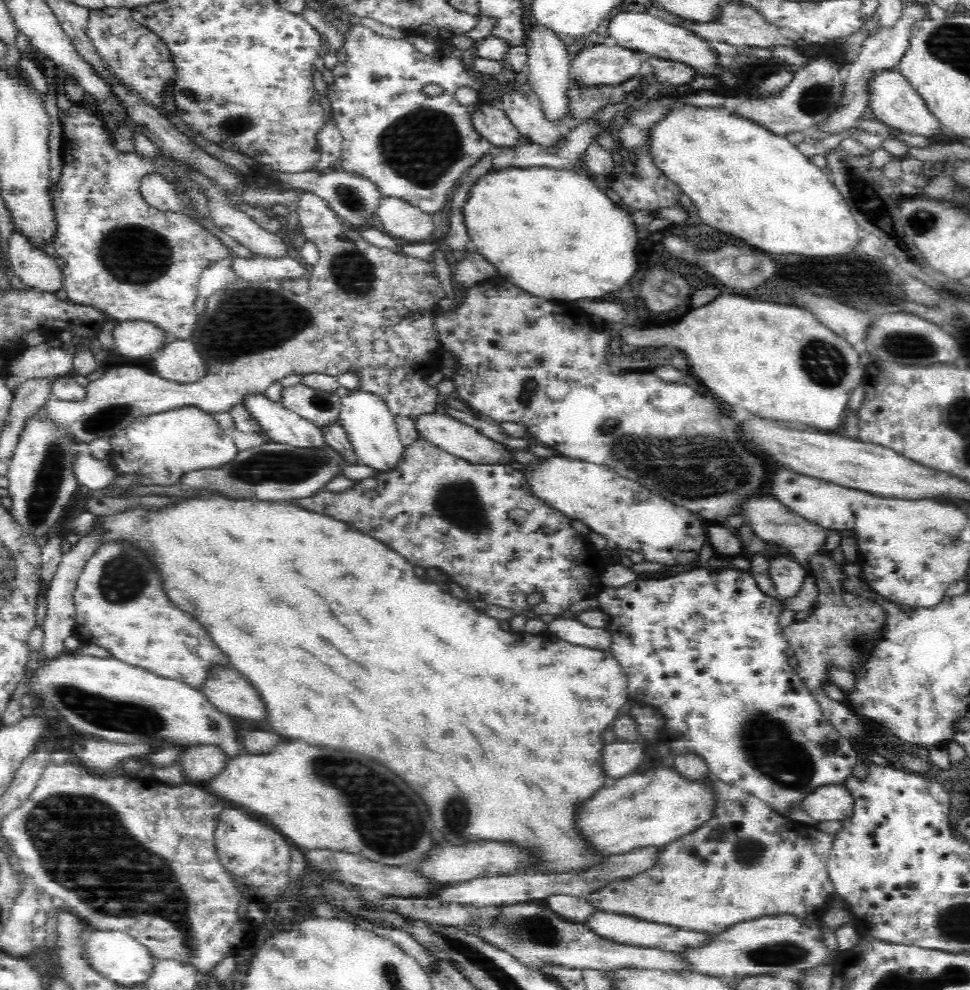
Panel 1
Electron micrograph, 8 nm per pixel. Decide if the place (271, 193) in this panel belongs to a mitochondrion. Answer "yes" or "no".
no

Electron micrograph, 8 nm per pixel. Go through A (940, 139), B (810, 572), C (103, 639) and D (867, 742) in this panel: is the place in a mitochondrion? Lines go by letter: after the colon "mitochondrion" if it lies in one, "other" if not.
A: other
B: other
C: other
D: other

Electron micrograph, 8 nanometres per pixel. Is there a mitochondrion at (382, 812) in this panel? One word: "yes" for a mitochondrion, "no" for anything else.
yes

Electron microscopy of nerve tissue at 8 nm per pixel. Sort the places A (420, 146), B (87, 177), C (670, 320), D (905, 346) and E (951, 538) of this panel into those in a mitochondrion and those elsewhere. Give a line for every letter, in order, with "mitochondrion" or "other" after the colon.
A: mitochondrion
B: other
C: other
D: mitochondrion
E: mitochondrion

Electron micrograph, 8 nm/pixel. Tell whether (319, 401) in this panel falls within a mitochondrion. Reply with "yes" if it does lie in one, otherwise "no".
yes

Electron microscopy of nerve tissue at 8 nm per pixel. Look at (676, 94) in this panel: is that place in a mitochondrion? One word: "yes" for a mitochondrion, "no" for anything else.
no

